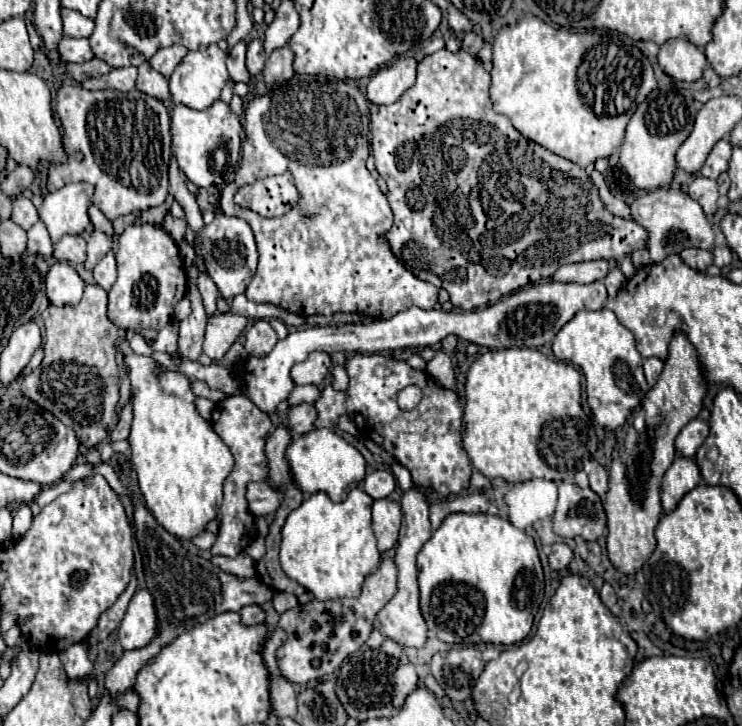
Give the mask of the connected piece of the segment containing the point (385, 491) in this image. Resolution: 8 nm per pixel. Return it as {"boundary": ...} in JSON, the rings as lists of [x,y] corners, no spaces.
{"boundary":[[[377,469],[377,471],[371,471],[367,473],[365,481],[363,481],[363,489],[367,495],[371,495],[373,499],[383,499],[383,497],[389,497],[395,489],[395,477],[391,471],[387,469]]]}

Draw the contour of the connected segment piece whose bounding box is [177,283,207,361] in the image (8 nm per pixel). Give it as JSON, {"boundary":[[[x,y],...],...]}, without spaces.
{"boundary":[[[189,283],[189,289],[187,289],[187,297],[191,301],[193,313],[187,319],[181,321],[179,341],[177,341],[177,353],[181,355],[181,359],[195,361],[201,355],[201,345],[203,345],[203,333],[205,333],[207,315],[205,315],[205,309],[203,309],[201,295],[197,293],[197,287],[191,285],[191,283]]]}

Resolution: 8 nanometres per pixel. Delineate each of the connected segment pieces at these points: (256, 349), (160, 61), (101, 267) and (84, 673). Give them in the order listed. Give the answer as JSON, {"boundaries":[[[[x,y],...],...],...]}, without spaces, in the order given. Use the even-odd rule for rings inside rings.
{"boundaries":[[[[257,319],[245,333],[245,349],[249,355],[263,357],[277,343],[277,333],[267,319]]],[[[171,45],[171,47],[163,47],[159,49],[151,59],[151,67],[155,71],[159,71],[161,75],[169,77],[173,73],[173,69],[181,63],[181,59],[187,55],[187,49],[183,45]]],[[[109,251],[95,267],[93,267],[93,277],[97,281],[99,287],[103,287],[105,291],[111,289],[111,285],[117,279],[117,269],[115,269],[115,253]]],[[[83,643],[71,645],[69,649],[61,651],[59,659],[61,659],[61,663],[65,667],[65,673],[67,673],[67,677],[71,681],[77,681],[77,679],[87,681],[91,677],[91,673],[93,673],[93,663],[89,661],[87,649],[85,649]]]]}

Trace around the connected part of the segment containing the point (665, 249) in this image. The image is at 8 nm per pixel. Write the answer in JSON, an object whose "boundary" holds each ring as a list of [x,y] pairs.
{"boundary":[[[657,189],[637,197],[631,205],[631,219],[649,229],[651,261],[663,261],[667,255],[681,253],[685,247],[713,249],[713,227],[707,223],[701,205],[679,189]]]}

